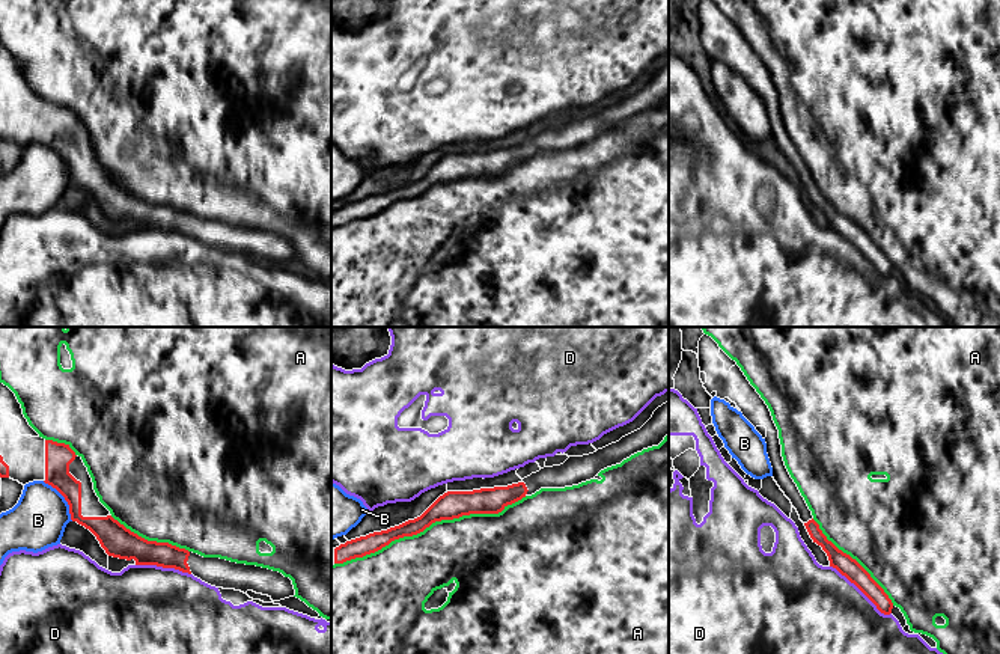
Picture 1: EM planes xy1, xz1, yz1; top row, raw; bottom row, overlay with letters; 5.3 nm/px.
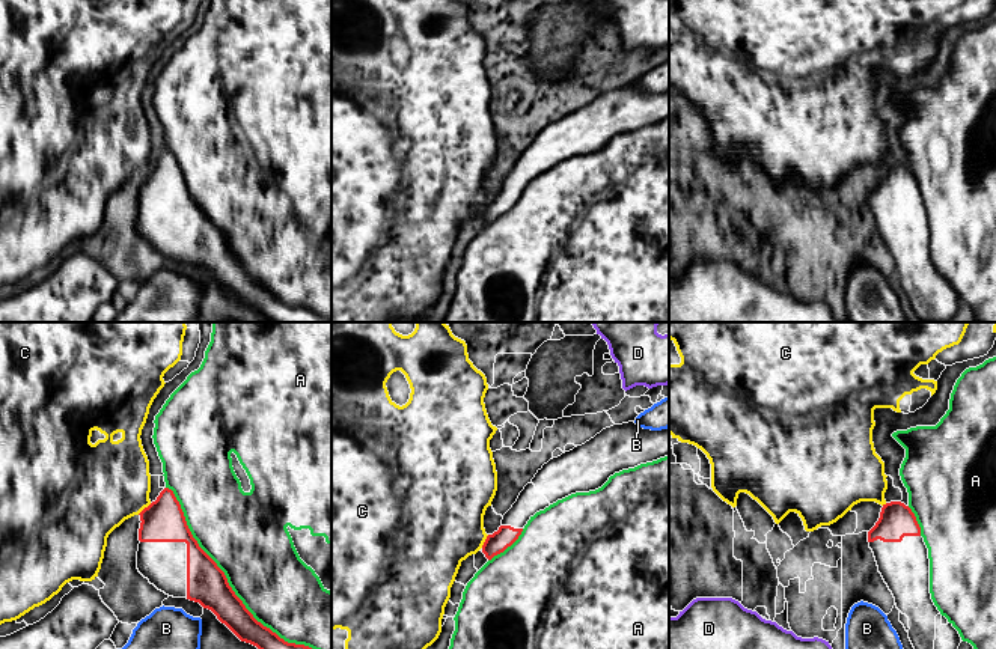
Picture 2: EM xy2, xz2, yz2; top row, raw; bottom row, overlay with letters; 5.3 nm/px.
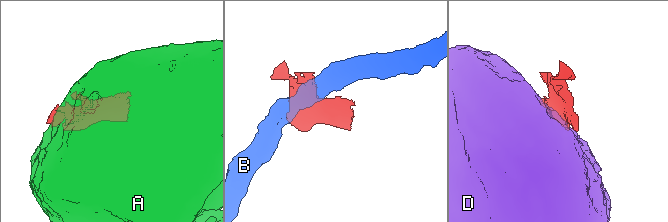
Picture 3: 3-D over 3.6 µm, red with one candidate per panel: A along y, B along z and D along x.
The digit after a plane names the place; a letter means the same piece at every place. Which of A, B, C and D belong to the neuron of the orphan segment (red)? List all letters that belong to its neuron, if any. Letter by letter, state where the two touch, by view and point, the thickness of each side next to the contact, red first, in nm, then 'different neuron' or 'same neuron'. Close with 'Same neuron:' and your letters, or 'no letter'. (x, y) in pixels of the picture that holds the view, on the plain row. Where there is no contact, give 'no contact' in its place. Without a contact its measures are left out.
A: xy2 (231, 252) | 220/400 nm | different neuron
B: xy1 (65, 161) | 140/300 nm | different neuron
C: xy2 (145, 170) | 220/440 nm | different neuron
D: yz1 (860, 252) | 110/500 nm | different neuron
Same neuron: no letter

